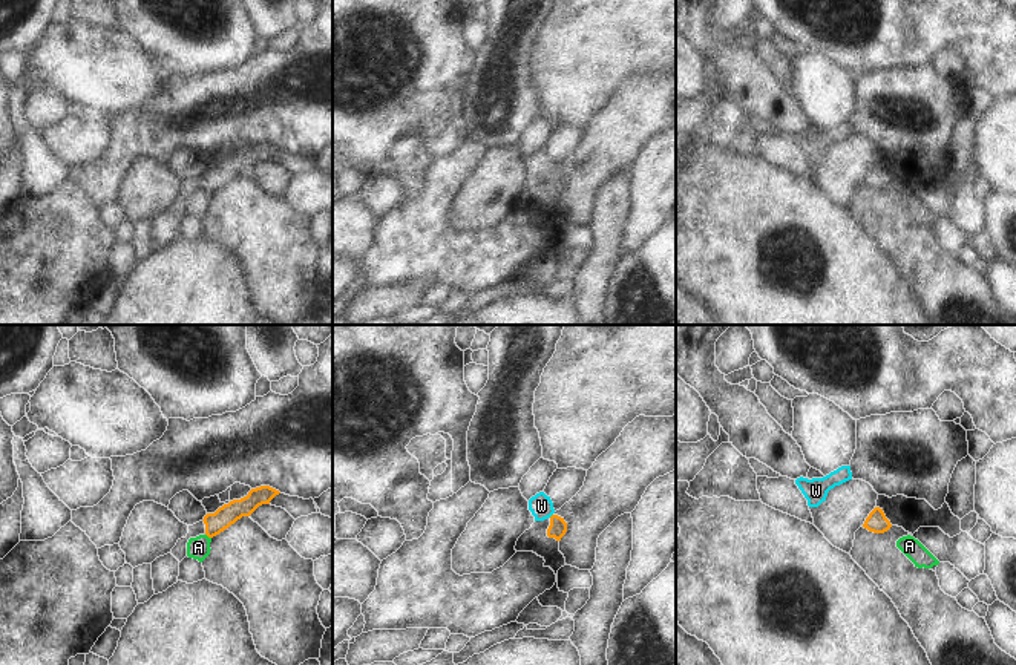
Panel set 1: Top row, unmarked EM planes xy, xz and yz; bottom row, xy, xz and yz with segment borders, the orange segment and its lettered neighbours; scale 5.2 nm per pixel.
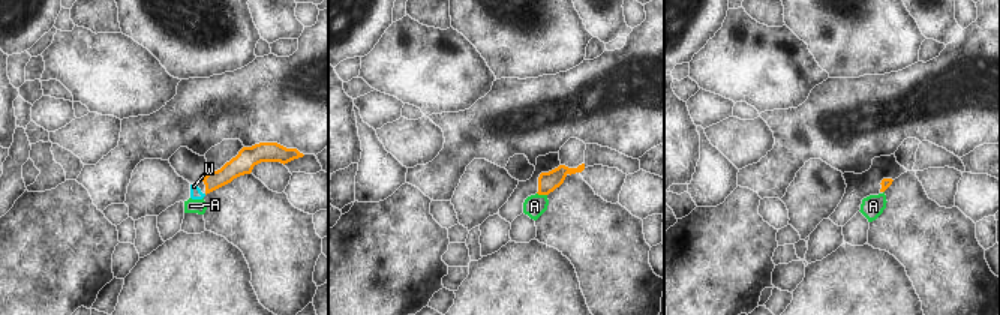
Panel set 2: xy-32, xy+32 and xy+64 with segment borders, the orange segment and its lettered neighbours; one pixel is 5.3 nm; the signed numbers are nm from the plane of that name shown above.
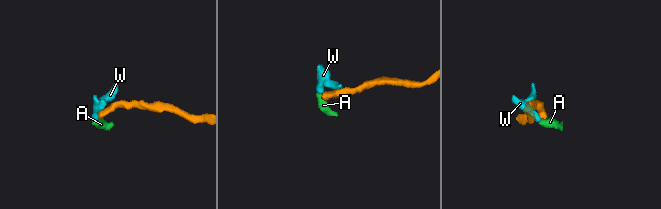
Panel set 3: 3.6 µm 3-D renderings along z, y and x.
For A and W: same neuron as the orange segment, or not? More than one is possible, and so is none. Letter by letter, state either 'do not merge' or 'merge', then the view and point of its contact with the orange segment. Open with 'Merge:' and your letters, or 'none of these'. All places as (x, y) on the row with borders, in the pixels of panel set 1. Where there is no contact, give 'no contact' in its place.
Merge: none of these
A: do not merge; meets orange in xy at (209, 537)
W: do not merge; no contact

